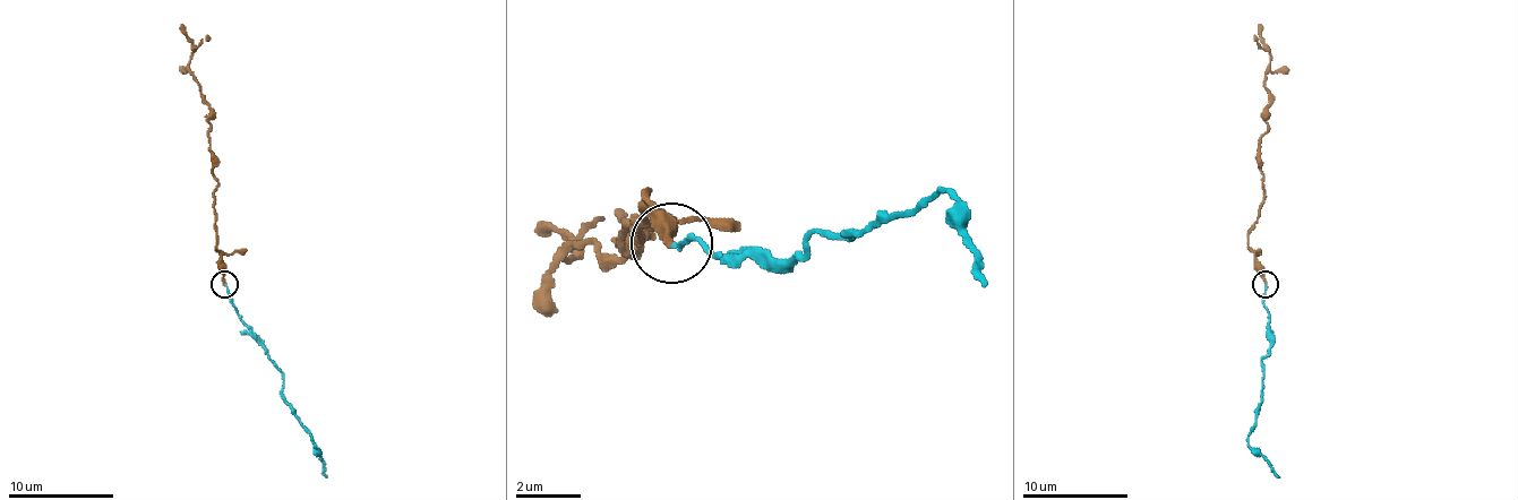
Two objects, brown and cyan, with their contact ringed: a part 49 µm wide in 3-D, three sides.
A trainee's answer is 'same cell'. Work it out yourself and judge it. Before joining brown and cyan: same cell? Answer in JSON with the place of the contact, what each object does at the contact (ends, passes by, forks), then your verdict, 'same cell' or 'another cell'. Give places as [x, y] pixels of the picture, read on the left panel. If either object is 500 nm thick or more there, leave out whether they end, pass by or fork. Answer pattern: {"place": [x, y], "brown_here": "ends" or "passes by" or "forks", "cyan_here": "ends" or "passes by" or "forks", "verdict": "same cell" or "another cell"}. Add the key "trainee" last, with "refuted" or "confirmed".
{"place": [224, 284], "brown_here": "ends", "cyan_here": "ends", "verdict": "same cell", "trainee": "confirmed"}

